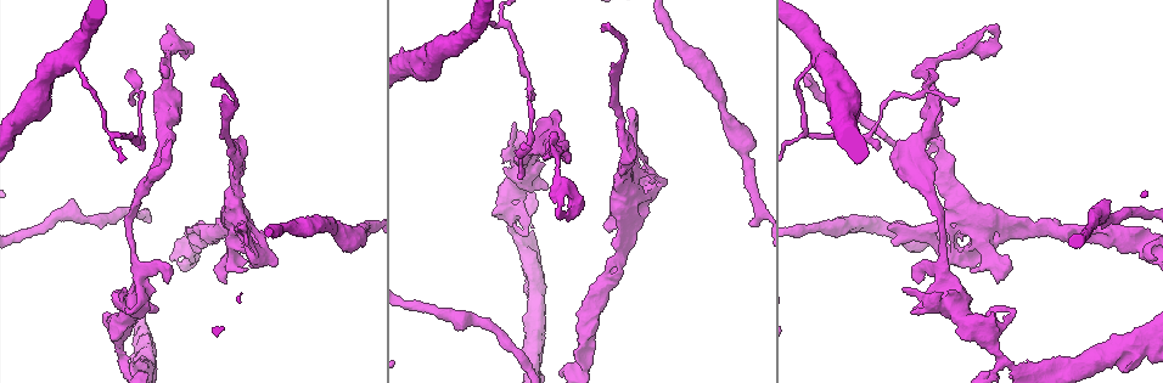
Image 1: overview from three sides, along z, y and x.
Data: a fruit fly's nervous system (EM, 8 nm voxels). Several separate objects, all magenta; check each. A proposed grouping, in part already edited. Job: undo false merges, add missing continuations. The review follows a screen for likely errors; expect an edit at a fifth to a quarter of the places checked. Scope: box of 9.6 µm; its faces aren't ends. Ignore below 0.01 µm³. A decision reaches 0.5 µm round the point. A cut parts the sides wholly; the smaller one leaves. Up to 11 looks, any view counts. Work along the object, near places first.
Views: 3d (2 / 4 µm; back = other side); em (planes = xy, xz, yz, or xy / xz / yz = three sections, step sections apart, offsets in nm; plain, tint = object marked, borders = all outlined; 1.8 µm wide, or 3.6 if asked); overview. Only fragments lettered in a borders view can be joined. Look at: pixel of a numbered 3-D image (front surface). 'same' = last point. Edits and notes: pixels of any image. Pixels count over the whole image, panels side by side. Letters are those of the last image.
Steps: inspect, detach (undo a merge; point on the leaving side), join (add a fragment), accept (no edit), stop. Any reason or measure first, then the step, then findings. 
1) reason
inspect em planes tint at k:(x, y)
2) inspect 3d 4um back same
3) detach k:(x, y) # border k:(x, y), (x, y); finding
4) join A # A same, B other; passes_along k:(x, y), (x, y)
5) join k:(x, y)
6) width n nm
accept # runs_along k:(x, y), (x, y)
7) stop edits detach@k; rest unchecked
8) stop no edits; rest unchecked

calibre changes
inspect em xy step 16 borders at 1:(121, 362)

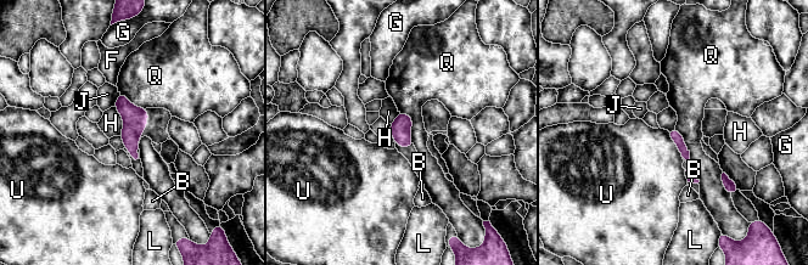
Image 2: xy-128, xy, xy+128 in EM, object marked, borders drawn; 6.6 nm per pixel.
accept # B other, F other, G other, H other, J other, L other, Q other, U other; all the same neuron

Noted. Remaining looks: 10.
an open end
inspect 3d 2um at 1:(972, 270)

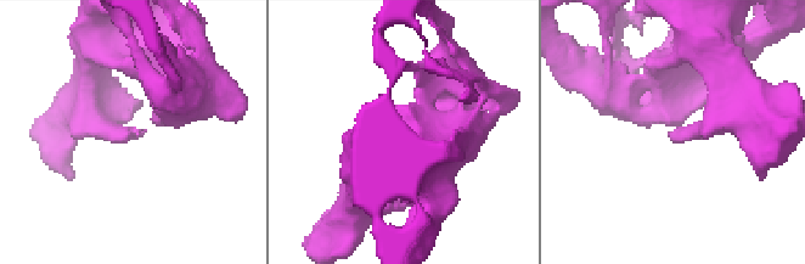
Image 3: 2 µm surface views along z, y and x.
inspect em planes borders at 3:(686, 130)

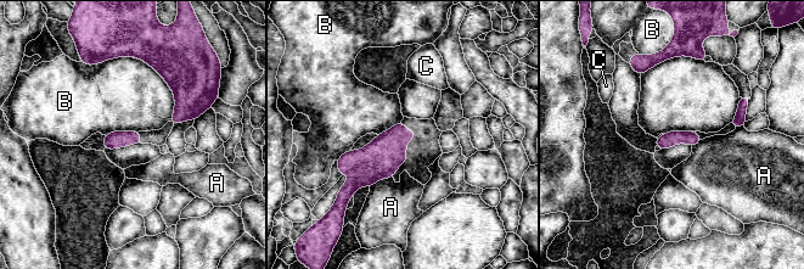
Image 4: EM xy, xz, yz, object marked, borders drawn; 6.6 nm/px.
accept # A other, B other, C other; none of them fits

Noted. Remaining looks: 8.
free end
inspect em planes borders at 1:(602, 26)

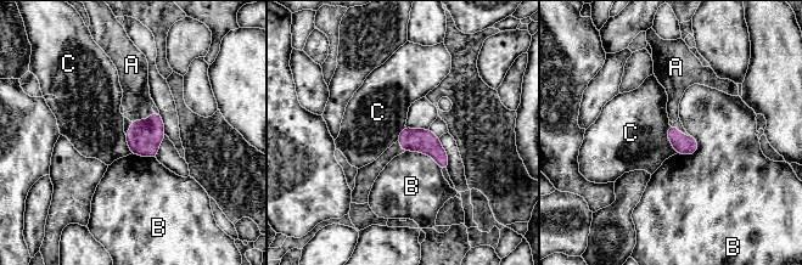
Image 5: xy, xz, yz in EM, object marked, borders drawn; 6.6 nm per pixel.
join A # A same, B other, C other; passes_along 5:(144, 136), (142, 120), (138, 105); it goes on there

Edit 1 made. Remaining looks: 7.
redraw
inspect overview

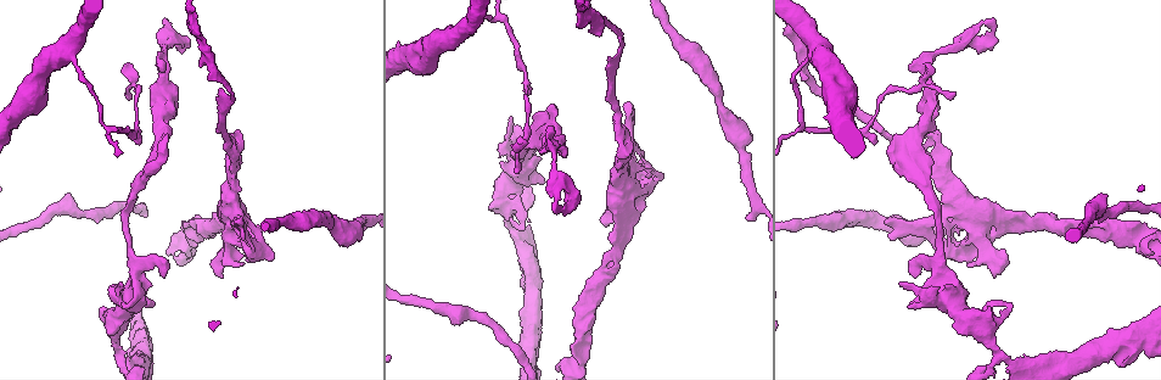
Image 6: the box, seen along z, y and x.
arms part here
inspect em planes borders at 6:(163, 107)

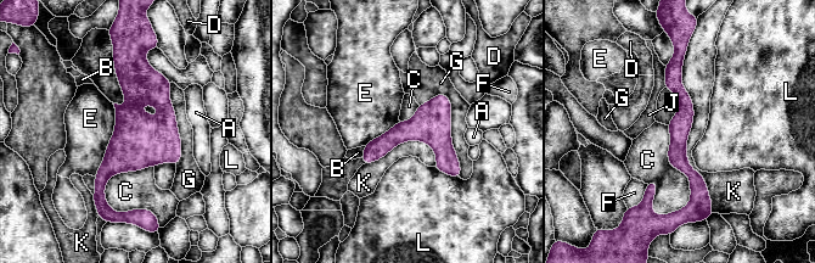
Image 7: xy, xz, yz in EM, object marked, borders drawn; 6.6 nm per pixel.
accept # A other, B other, C other, D other, E other, F other, G other, J other, K other, L other; border 7:(686, 48), (686, 160), (713, 210); all the same neuron

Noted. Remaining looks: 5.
sharp bend
inspect em 3.6um planes borders at 6:(167, 37)

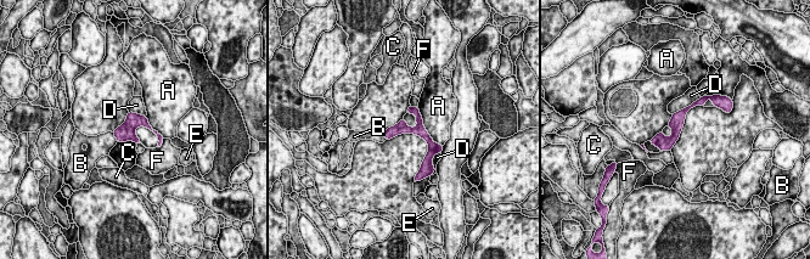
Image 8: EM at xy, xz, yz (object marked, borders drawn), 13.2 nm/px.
accept # A other, B other, C other, D other, E other, F other; border 8:(701, 97), (673, 114); all the same neuron

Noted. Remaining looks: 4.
stop edits join@5; rest unchecked

